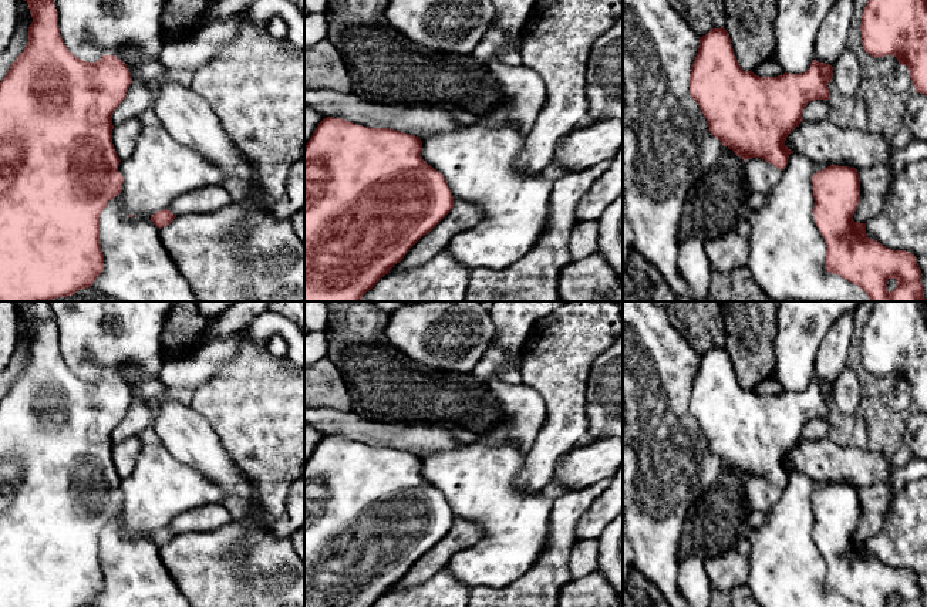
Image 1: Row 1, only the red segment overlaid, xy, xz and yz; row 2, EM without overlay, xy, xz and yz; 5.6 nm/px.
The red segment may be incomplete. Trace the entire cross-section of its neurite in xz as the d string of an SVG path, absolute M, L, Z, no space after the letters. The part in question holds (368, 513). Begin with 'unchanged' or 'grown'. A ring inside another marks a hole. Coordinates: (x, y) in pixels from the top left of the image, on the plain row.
unchanged | M324 436L304 465L304 607L373 607L454 526L445 495L422 475L422 459L390 446Z

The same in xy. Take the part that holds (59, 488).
unchanged | M16 301L18 317L28 323L33 341L28 345L28 361L11 382L0 401L0 607L87 607L104 589L104 573L100 563L100 536L108 520L122 510L124 495L118 485L121 478L112 462L112 432L125 418L132 402L129 387L115 374L102 374L95 381L75 375L64 362L58 347L58 330L50 301Z

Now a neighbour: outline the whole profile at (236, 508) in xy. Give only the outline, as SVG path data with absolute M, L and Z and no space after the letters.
M227 498L225 506L233 519L240 519L247 509L247 505L236 498Z

